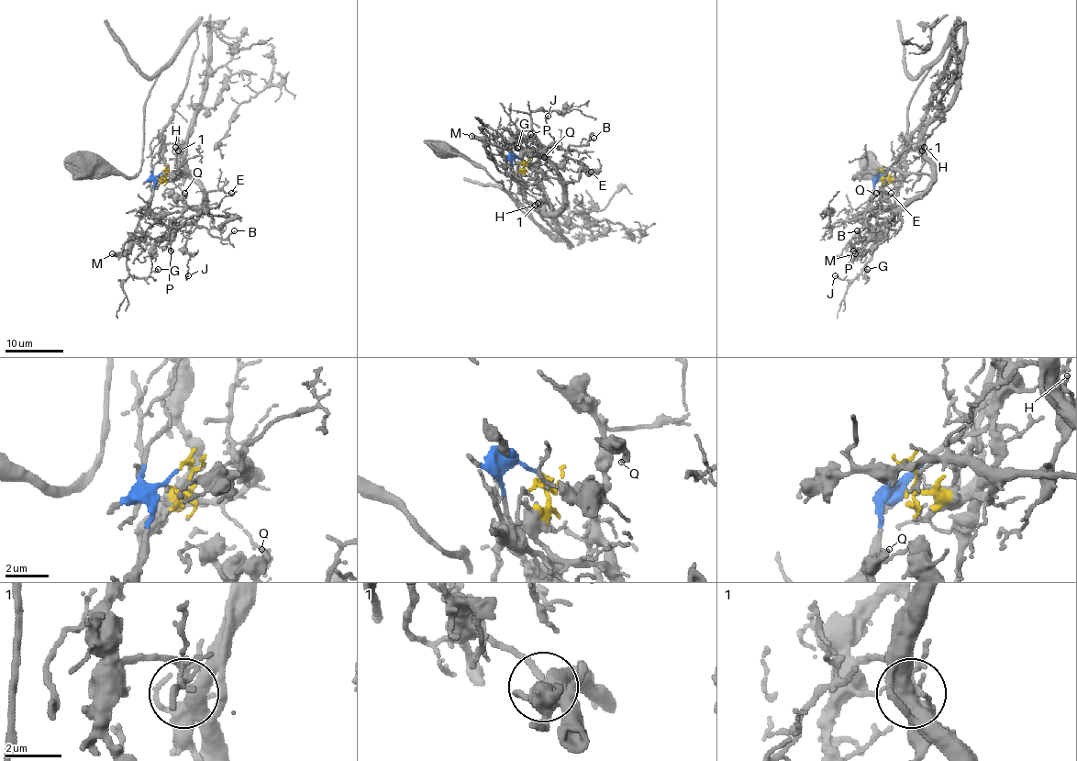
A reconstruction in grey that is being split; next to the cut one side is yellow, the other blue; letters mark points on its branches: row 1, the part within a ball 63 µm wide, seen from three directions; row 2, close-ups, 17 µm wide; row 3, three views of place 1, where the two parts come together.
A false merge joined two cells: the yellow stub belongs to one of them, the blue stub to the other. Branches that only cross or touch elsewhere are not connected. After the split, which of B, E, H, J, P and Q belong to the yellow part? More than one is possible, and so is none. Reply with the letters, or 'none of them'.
B, E, J, P, Q

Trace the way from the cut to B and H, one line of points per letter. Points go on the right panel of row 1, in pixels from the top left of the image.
B: (880, 173), (903, 181), (897, 195), (897, 207), (872, 207), (865, 216), (868, 227), (865, 237), (858, 230)
H: (878, 173), (878, 175), (903, 160), (903, 153), (913, 143), (917, 143), (923, 153), (925, 146)

